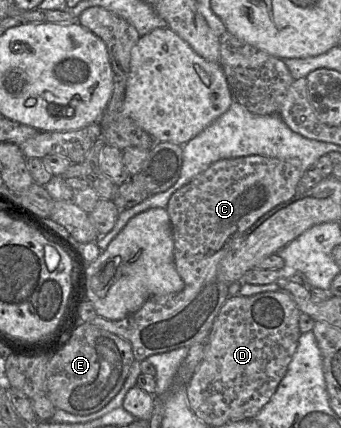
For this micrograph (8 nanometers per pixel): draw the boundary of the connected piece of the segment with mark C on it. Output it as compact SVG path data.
M260 155L239 157L234 159L223 159L210 165L205 171L203 171L198 176L196 176L192 181L190 181L188 184L184 185L179 190L177 190L170 197L166 207L166 211L170 218L172 234L173 234L174 264L179 276L184 282L183 290L178 293L173 293L168 295L152 296L143 304L143 306L138 311L130 314L129 316L121 320L109 320L99 315L96 315L96 317L94 317L91 320L91 322L85 322L85 323L91 323L103 330L106 330L110 333L113 333L129 341L132 345L132 350L133 350L133 355L135 357L135 360L140 362L147 359L151 355L162 354L175 349L179 349L181 347L190 347L196 343L204 342L207 339L212 329L215 318L217 317L220 309L222 308L222 306L224 305L224 303L229 297L228 295L229 286L227 286L226 282L222 280L220 276L220 262L223 259L223 257L227 254L230 248L231 241L237 236L247 231L249 228L251 228L264 214L269 212L271 209L273 209L274 207L276 207L277 205L283 202L290 200L297 193L297 186L299 180L301 179L305 171L306 170L303 170L303 166L299 159L283 160L277 158L264 157Z

